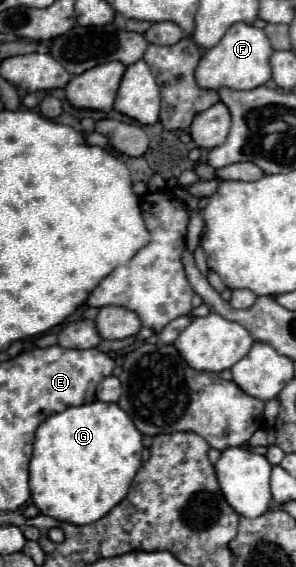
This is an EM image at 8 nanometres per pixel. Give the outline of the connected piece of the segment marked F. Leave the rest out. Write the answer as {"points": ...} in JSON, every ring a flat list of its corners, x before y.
{"points":[[234,24,224,38,210,50,204,52,198,68,196,68,196,82,202,88,218,90,218,86,230,86,234,90,252,90,254,86,262,86,270,80,272,68,270,68,270,56,274,48,270,46,270,40,262,28,250,26,250,24]]}

